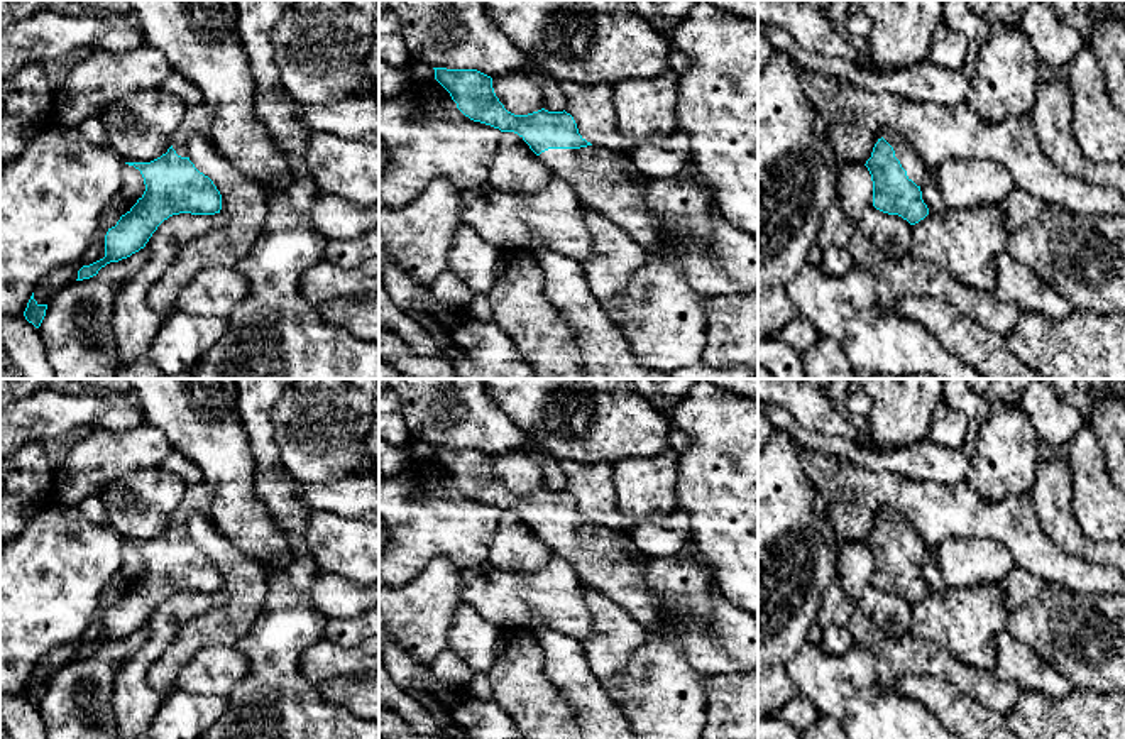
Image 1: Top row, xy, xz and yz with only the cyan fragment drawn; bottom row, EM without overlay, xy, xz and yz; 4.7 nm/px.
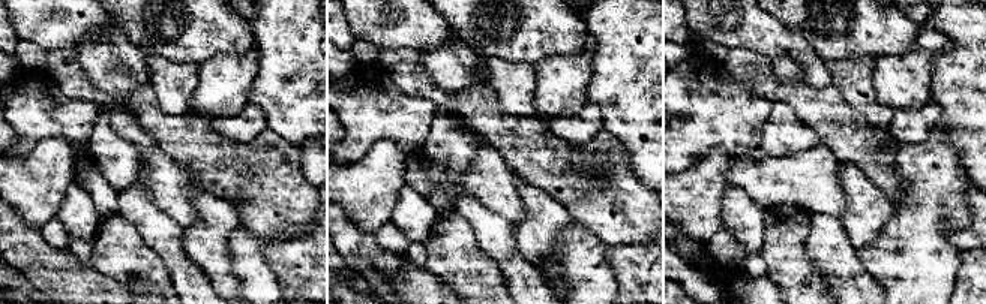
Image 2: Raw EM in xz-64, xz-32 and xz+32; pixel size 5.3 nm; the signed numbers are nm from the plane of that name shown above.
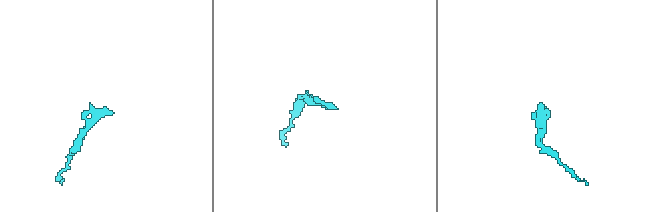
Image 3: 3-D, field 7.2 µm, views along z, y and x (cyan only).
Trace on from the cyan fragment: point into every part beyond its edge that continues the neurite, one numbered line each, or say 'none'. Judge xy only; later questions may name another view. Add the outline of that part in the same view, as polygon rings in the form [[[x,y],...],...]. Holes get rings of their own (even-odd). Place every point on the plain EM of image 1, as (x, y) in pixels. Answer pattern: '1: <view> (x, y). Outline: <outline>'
1: xy (197, 499). Outline: [[[201,482],[188,485],[186,492],[171,516],[171,524],[178,534],[188,536],[188,519],[193,514],[211,517],[211,490]]]

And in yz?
1: yz (917, 550). Outline: [[[886,509],[883,517],[893,526],[895,536],[907,550],[908,558],[912,558],[917,565],[922,565],[934,550],[925,545],[902,512]]]

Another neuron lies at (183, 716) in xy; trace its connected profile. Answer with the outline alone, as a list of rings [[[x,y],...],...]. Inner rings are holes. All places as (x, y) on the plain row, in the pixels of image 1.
[[[174,690],[164,698],[147,731],[147,739],[200,739],[227,709],[225,697]]]

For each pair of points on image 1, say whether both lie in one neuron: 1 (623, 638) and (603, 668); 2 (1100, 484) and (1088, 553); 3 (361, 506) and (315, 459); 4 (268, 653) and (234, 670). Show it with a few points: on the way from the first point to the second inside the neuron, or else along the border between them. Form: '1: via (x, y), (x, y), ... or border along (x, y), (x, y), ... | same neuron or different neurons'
1: via (616, 645), (608, 653), (606, 662) | same neuron
2: border along (1073, 503), (1078, 526), (1090, 538), (1107, 541) | different neurons
3: border along (361, 472), (308, 486) | different neurons
4: border along (235, 646), (244, 655), (249, 673), (225, 695) | different neurons

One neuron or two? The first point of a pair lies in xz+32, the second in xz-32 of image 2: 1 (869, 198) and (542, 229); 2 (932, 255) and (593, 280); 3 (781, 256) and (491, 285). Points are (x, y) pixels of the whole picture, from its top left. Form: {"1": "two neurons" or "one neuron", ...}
{"1": "one neuron", "2": "one neuron", "3": "one neuron"}

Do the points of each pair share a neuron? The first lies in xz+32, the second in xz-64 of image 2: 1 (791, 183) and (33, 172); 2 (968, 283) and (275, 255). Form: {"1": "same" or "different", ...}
{"1": "different", "2": "same"}

